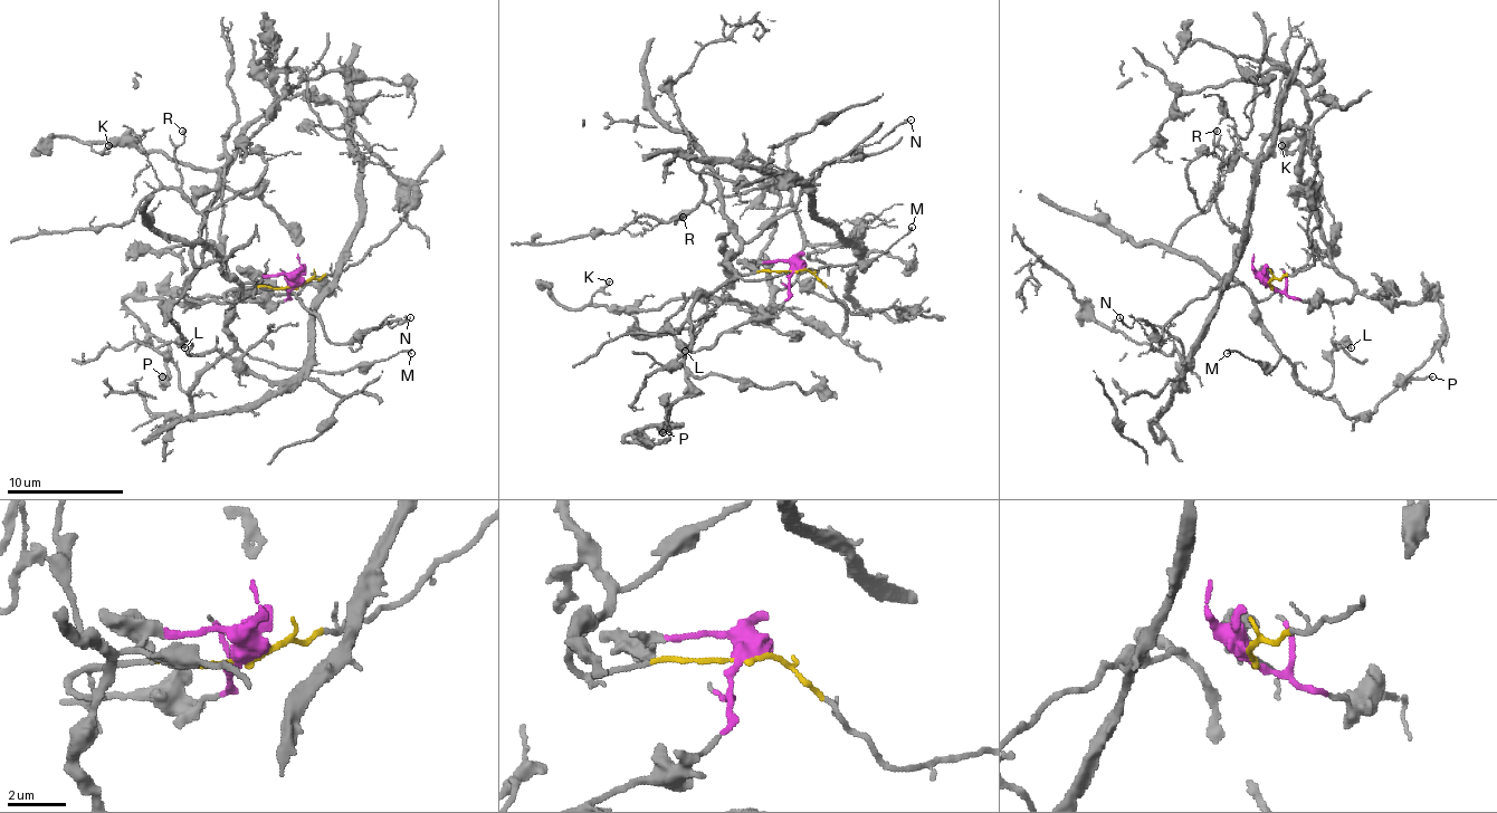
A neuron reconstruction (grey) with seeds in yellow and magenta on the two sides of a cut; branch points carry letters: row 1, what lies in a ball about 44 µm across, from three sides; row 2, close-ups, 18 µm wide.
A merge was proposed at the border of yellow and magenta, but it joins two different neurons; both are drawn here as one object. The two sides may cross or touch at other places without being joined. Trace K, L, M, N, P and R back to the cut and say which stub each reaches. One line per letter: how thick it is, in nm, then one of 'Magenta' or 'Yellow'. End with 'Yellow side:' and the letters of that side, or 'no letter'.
K: Thickness 140 nm. Magenta
L: Thickness 460 nm. Yellow
M: Thickness 140 nm. Yellow
N: Thickness 130 nm. Yellow
P: Thickness 140 nm. Magenta
R: Thickness 160 nm. Yellow
Yellow side: L, M, N, R

